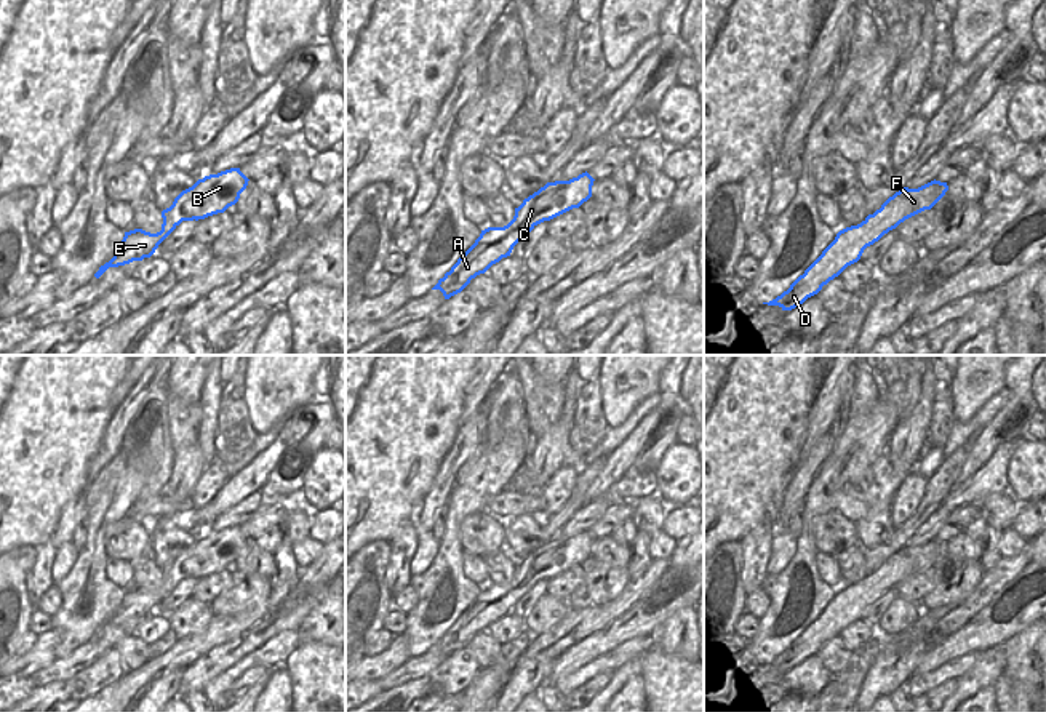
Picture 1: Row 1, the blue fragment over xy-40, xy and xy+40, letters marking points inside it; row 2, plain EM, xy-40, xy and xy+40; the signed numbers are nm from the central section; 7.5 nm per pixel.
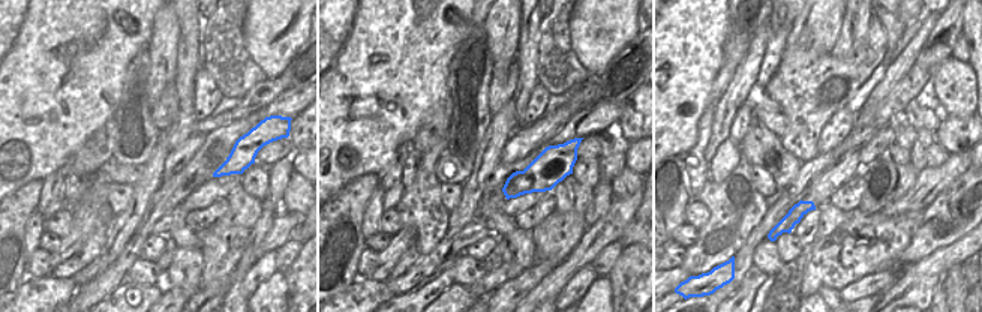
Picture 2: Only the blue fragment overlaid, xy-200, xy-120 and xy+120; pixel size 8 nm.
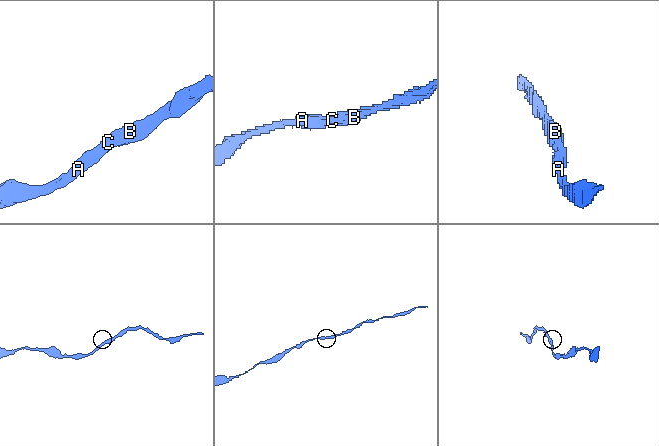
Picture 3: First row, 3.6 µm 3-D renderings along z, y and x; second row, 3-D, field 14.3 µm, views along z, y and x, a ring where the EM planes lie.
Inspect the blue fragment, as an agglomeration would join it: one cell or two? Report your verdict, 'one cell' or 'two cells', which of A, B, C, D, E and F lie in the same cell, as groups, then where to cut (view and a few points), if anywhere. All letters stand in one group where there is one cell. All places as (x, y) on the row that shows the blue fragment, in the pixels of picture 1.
one cell; groups A B C D E F; cut none

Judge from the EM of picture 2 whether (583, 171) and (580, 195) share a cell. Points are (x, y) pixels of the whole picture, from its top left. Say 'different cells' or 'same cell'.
different cells

